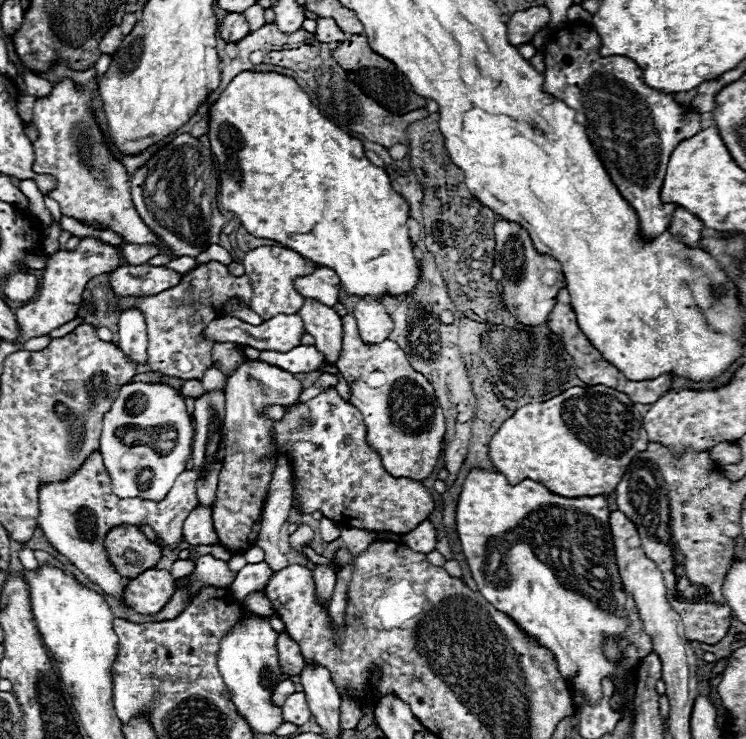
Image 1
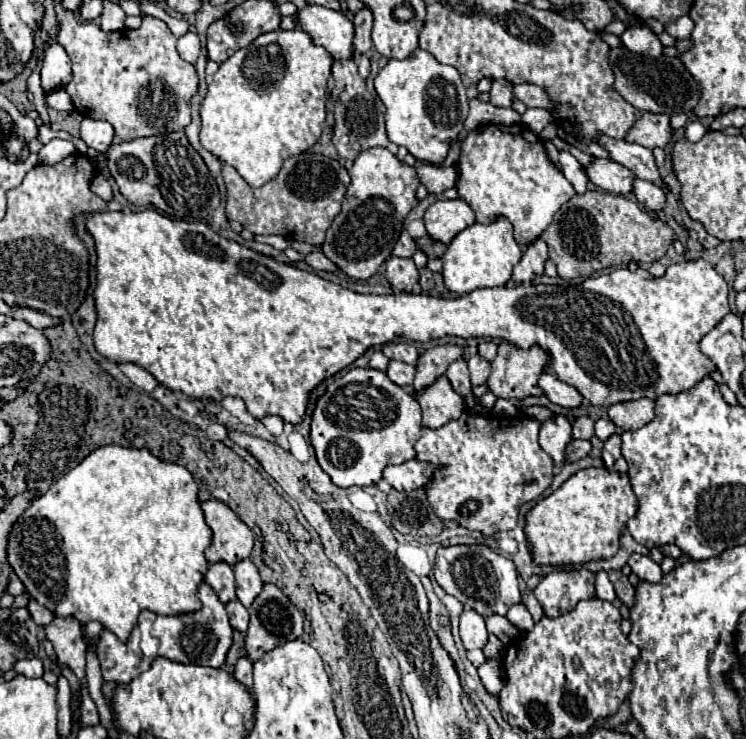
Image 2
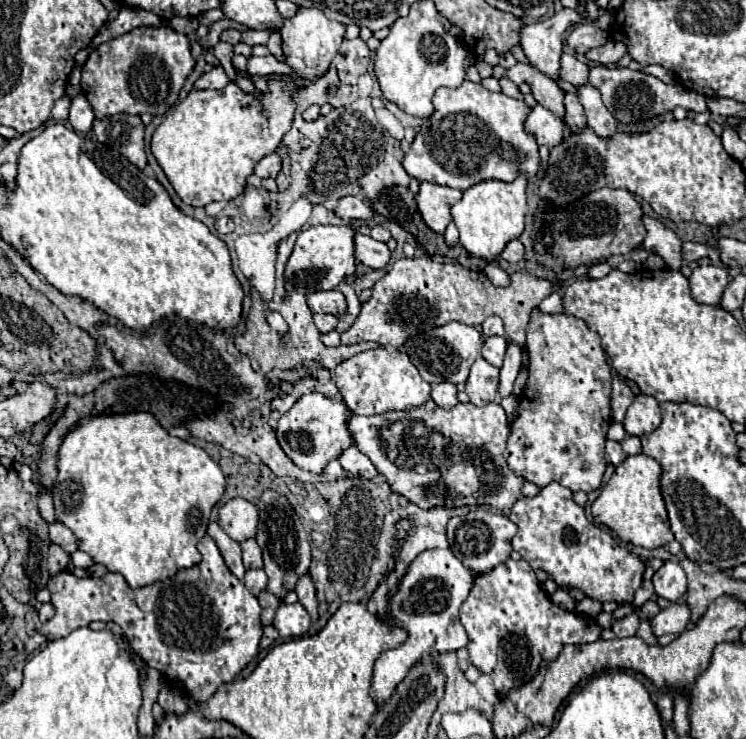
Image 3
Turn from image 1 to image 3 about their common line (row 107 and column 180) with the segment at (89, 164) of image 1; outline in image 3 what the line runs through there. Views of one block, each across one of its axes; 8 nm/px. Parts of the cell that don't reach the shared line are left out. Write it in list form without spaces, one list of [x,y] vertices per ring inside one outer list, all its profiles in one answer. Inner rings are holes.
[[[168,26],[160,28],[136,28],[110,42],[100,44],[88,57],[81,70],[82,94],[86,94],[96,118],[128,112],[128,114],[166,114],[178,100],[178,92],[194,68],[194,58],[190,54],[190,42],[184,34],[174,32]]]

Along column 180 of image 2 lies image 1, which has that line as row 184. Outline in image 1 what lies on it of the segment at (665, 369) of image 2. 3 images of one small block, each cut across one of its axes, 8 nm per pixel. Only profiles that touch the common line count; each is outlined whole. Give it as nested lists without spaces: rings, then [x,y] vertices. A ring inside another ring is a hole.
[[[240,72],[230,84],[228,88],[220,94],[220,98],[212,104],[210,108],[210,144],[212,144],[212,154],[218,162],[218,170],[220,170],[220,206],[228,212],[234,212],[242,226],[256,238],[268,238],[268,240],[276,240],[282,246],[298,252],[300,256],[312,260],[314,264],[320,266],[328,266],[332,268],[342,282],[342,288],[348,296],[372,296],[372,298],[382,298],[386,296],[408,296],[414,292],[418,280],[420,280],[420,266],[418,260],[414,256],[414,246],[410,242],[410,234],[408,234],[408,202],[396,194],[392,190],[390,178],[386,174],[384,168],[374,166],[366,156],[364,156],[364,146],[360,140],[348,136],[346,132],[342,132],[336,124],[332,124],[326,116],[320,114],[320,110],[310,102],[310,96],[288,76],[276,74],[276,72]]]

